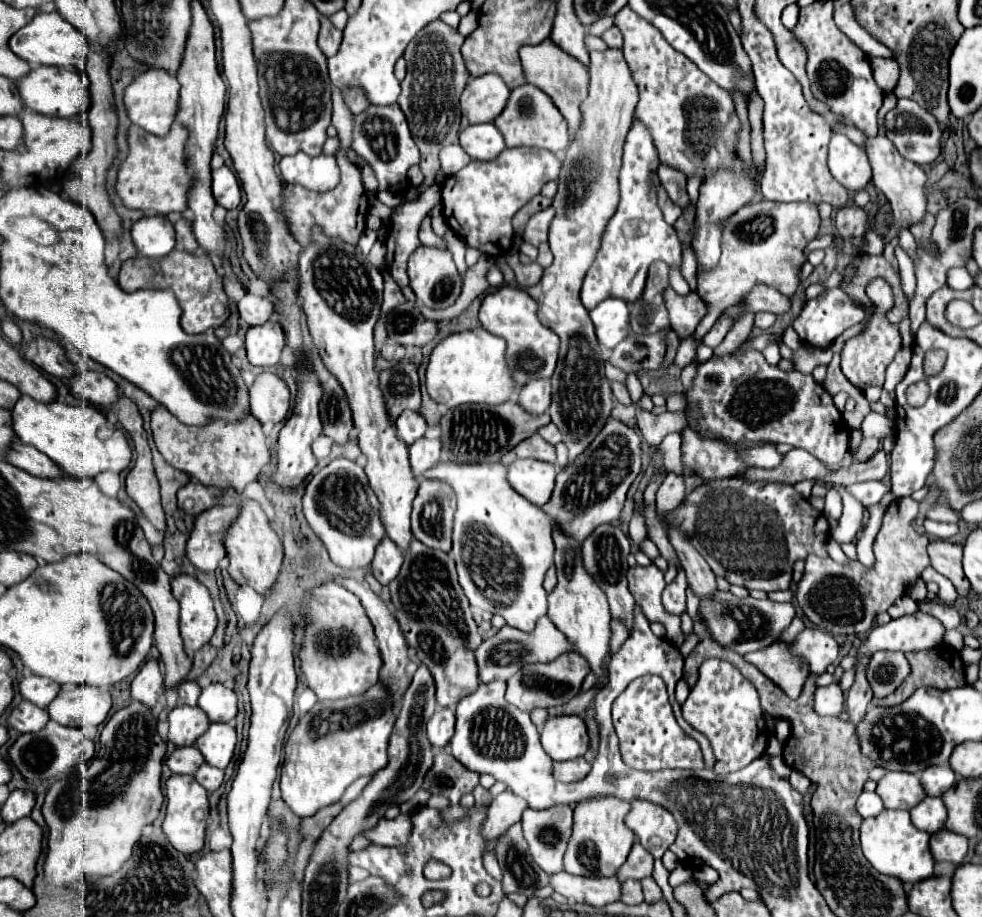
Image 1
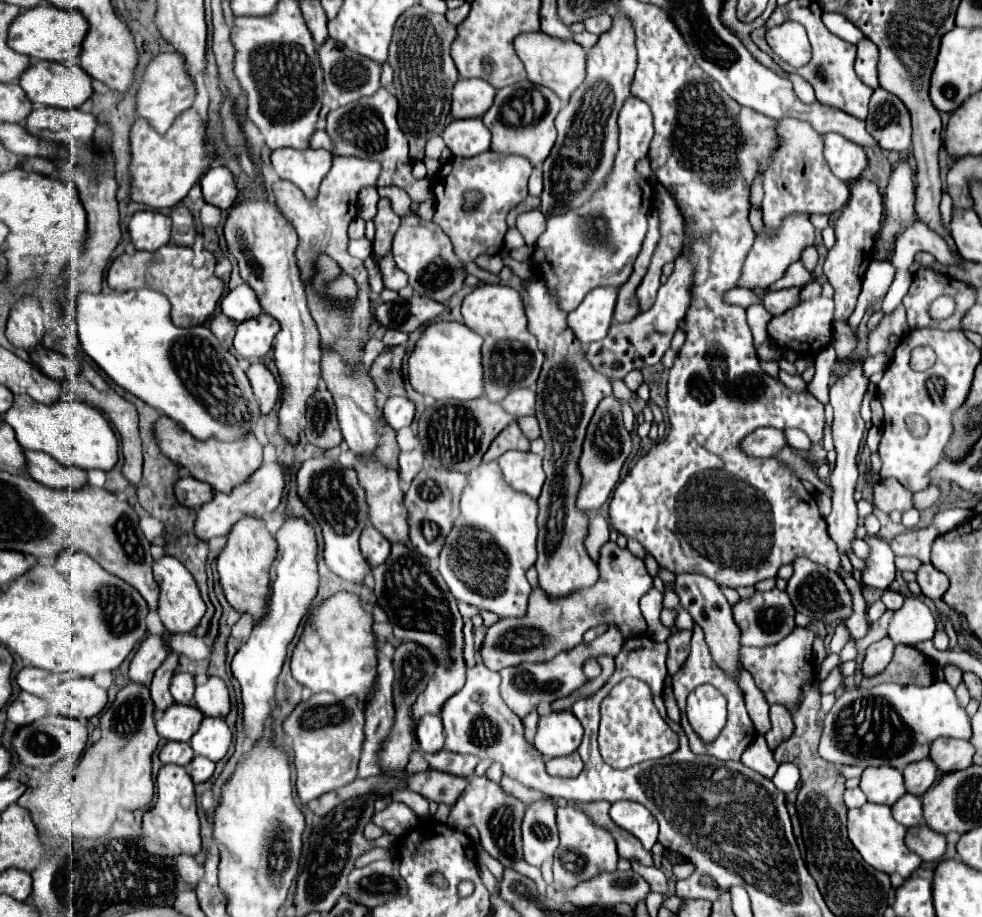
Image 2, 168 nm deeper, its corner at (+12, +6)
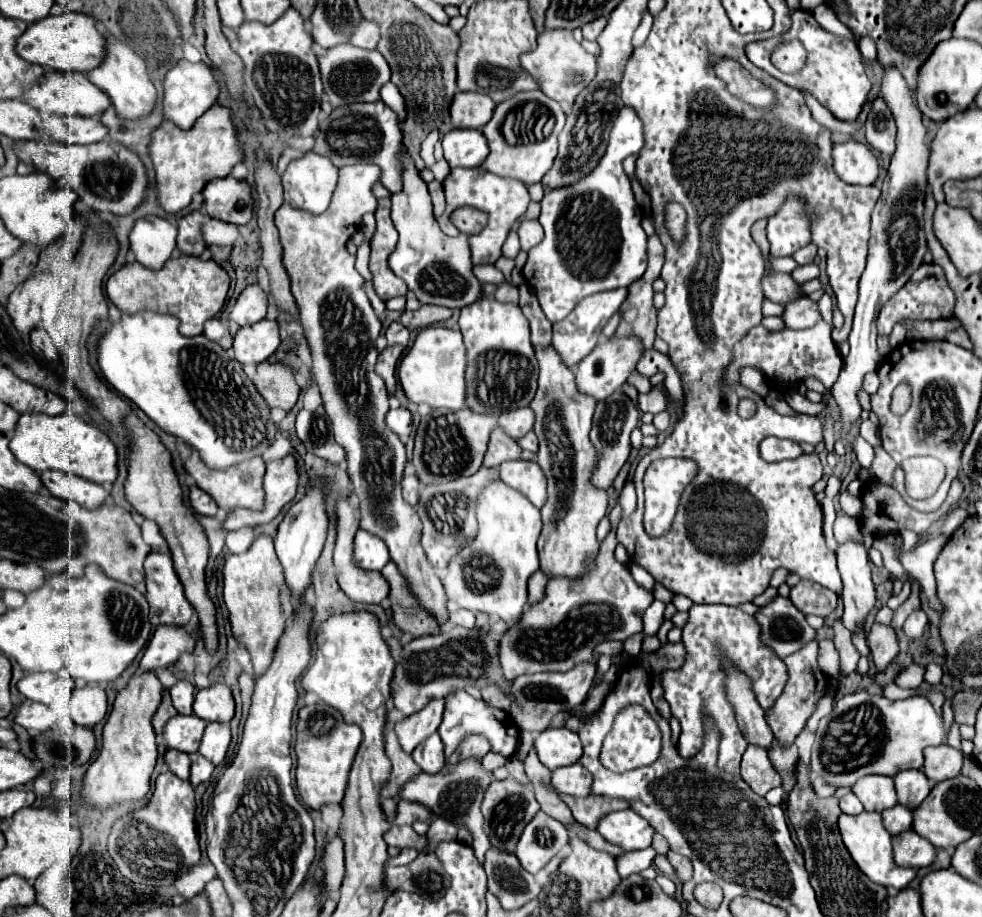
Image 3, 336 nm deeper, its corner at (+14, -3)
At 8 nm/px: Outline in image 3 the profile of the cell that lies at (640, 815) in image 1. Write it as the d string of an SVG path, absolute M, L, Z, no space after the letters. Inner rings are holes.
M624 809L604 815L598 821L596 831L612 845L618 845L624 851L646 849L652 845L654 829L644 821L636 811Z

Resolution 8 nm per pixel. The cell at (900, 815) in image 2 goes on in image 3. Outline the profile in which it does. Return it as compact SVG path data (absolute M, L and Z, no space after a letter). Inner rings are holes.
M894 805L892 809L886 809L886 811L882 811L880 815L882 815L884 829L886 829L890 835L902 833L902 831L906 831L906 829L912 827L912 811L906 809L904 805Z

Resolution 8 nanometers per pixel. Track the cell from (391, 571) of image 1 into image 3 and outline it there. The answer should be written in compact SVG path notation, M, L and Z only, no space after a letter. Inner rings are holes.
M360 529L354 537L352 563L366 571L380 571L388 561L390 561L390 557L388 557L388 547L384 545L384 541L380 537Z

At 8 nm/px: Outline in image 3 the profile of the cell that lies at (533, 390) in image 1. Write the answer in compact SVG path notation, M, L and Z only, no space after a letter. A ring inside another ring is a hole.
M530 407L508 411L508 413L500 415L498 423L500 423L500 427L504 429L504 433L508 437L520 439L520 437L524 437L532 429L532 425L534 425L534 413L532 413Z

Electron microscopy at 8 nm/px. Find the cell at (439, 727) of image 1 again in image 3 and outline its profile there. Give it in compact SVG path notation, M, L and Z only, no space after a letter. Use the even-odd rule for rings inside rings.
M434 733L432 737L428 737L424 743L420 743L414 753L412 753L412 759L420 765L420 769L424 773L430 773L430 775L436 775L444 763L446 763L446 757L444 757L444 745L438 737L438 733Z

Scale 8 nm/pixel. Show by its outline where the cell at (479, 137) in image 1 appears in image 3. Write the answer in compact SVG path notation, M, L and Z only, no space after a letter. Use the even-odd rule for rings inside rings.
M452 129L444 135L442 145L450 167L480 167L488 157L486 137L476 129Z

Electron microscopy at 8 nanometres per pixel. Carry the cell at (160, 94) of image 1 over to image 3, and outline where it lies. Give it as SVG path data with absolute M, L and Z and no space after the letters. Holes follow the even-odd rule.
M182 59L172 71L168 71L168 77L164 81L164 115L168 121L174 121L182 129L190 129L198 117L208 111L220 95L220 85L214 75L214 69L206 63L192 63Z

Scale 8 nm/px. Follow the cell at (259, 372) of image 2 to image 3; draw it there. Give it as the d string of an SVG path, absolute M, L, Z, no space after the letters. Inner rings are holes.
M264 361L258 365L258 371L252 381L272 409L280 407L284 411L290 411L298 401L300 385L296 383L294 369L288 365Z

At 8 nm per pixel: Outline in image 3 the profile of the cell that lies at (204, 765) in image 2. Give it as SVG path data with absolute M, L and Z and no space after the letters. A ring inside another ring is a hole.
M200 753L192 755L192 775L190 775L190 783L194 787L200 785L202 781L208 781L210 775L212 775L212 771L214 771L214 765L208 759L204 759Z

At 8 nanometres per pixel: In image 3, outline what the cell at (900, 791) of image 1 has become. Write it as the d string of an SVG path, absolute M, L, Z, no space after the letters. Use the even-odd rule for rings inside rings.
M884 775L862 777L852 787L852 791L862 801L866 811L882 813L884 809L890 809L892 805L898 803L896 789L894 789L894 779L892 777L884 777Z

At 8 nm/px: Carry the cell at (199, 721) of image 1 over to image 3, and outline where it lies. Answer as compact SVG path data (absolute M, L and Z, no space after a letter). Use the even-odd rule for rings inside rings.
M196 715L172 717L168 725L164 727L164 737L168 741L168 747L184 751L184 753L196 753L206 725L208 723Z

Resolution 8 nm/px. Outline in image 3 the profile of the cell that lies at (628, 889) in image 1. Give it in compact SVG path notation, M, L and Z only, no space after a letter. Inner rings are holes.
M654 847L640 849L640 851L626 851L626 857L616 857L620 877L624 879L624 877L630 877L632 873L640 873L648 865L652 865L654 857L656 857Z

